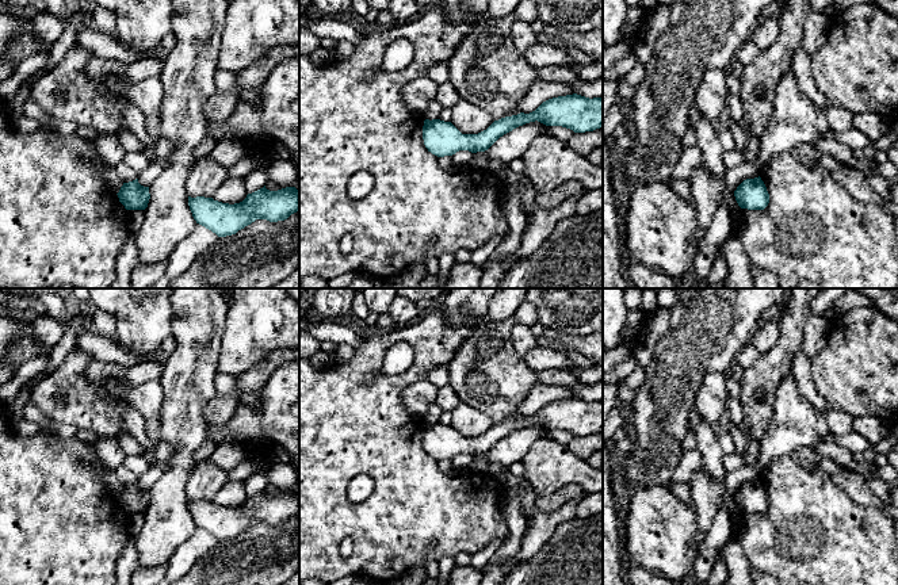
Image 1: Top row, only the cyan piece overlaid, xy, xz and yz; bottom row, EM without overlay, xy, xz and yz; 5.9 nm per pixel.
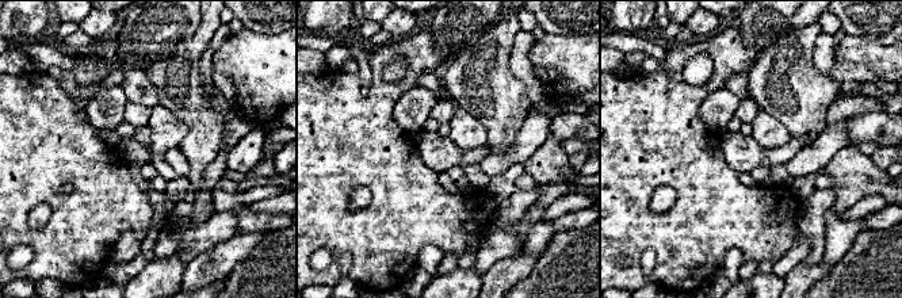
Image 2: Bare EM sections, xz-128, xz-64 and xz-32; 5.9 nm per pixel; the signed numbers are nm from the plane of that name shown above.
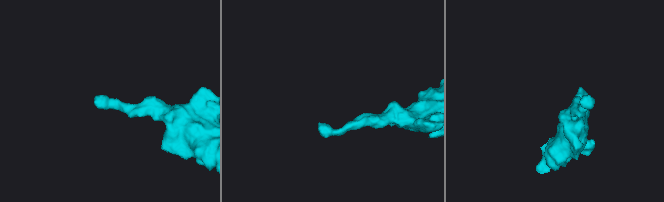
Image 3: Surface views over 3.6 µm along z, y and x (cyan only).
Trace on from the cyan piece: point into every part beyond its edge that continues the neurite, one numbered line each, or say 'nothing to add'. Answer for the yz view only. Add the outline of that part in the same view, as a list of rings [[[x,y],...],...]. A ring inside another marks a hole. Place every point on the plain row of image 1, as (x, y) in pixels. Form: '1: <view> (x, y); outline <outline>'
nothing to add

